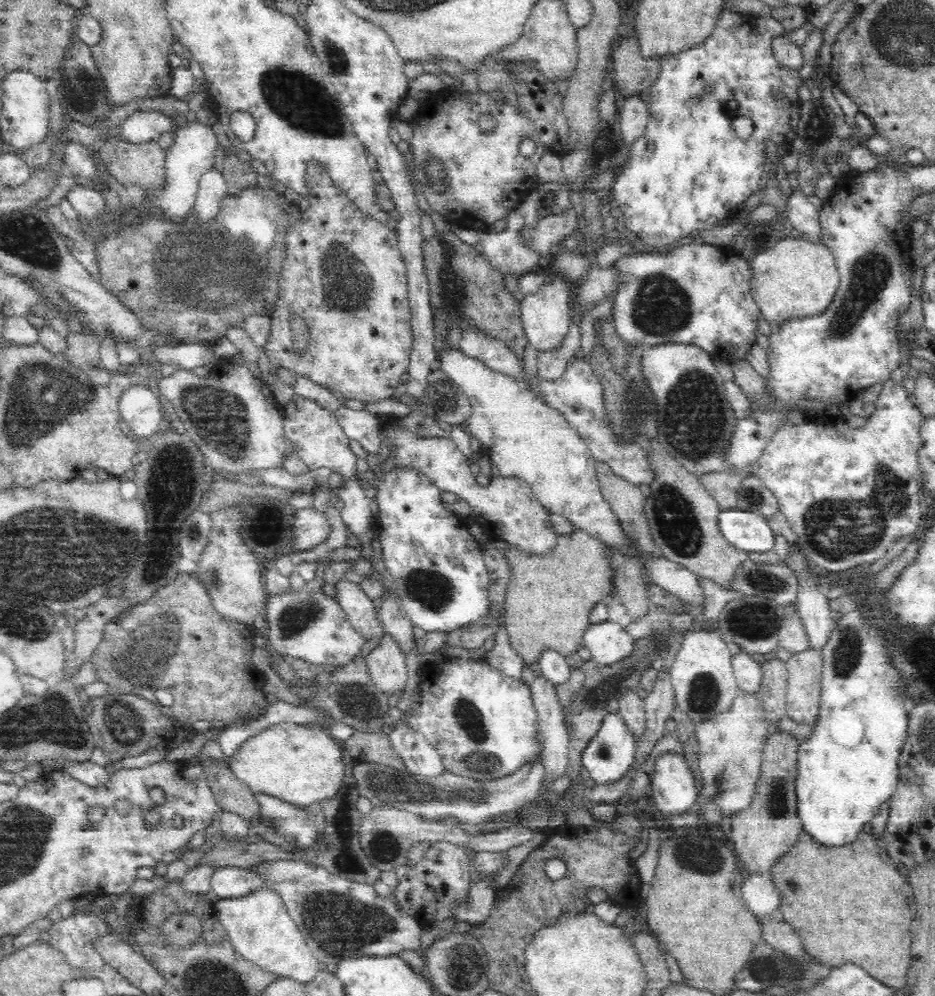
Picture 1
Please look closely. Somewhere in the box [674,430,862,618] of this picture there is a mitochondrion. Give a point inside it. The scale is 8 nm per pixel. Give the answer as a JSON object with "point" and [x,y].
{"point":[757,580]}

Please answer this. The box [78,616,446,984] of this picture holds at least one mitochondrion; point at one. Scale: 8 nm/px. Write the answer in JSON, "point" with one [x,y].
{"point":[339,923]}

